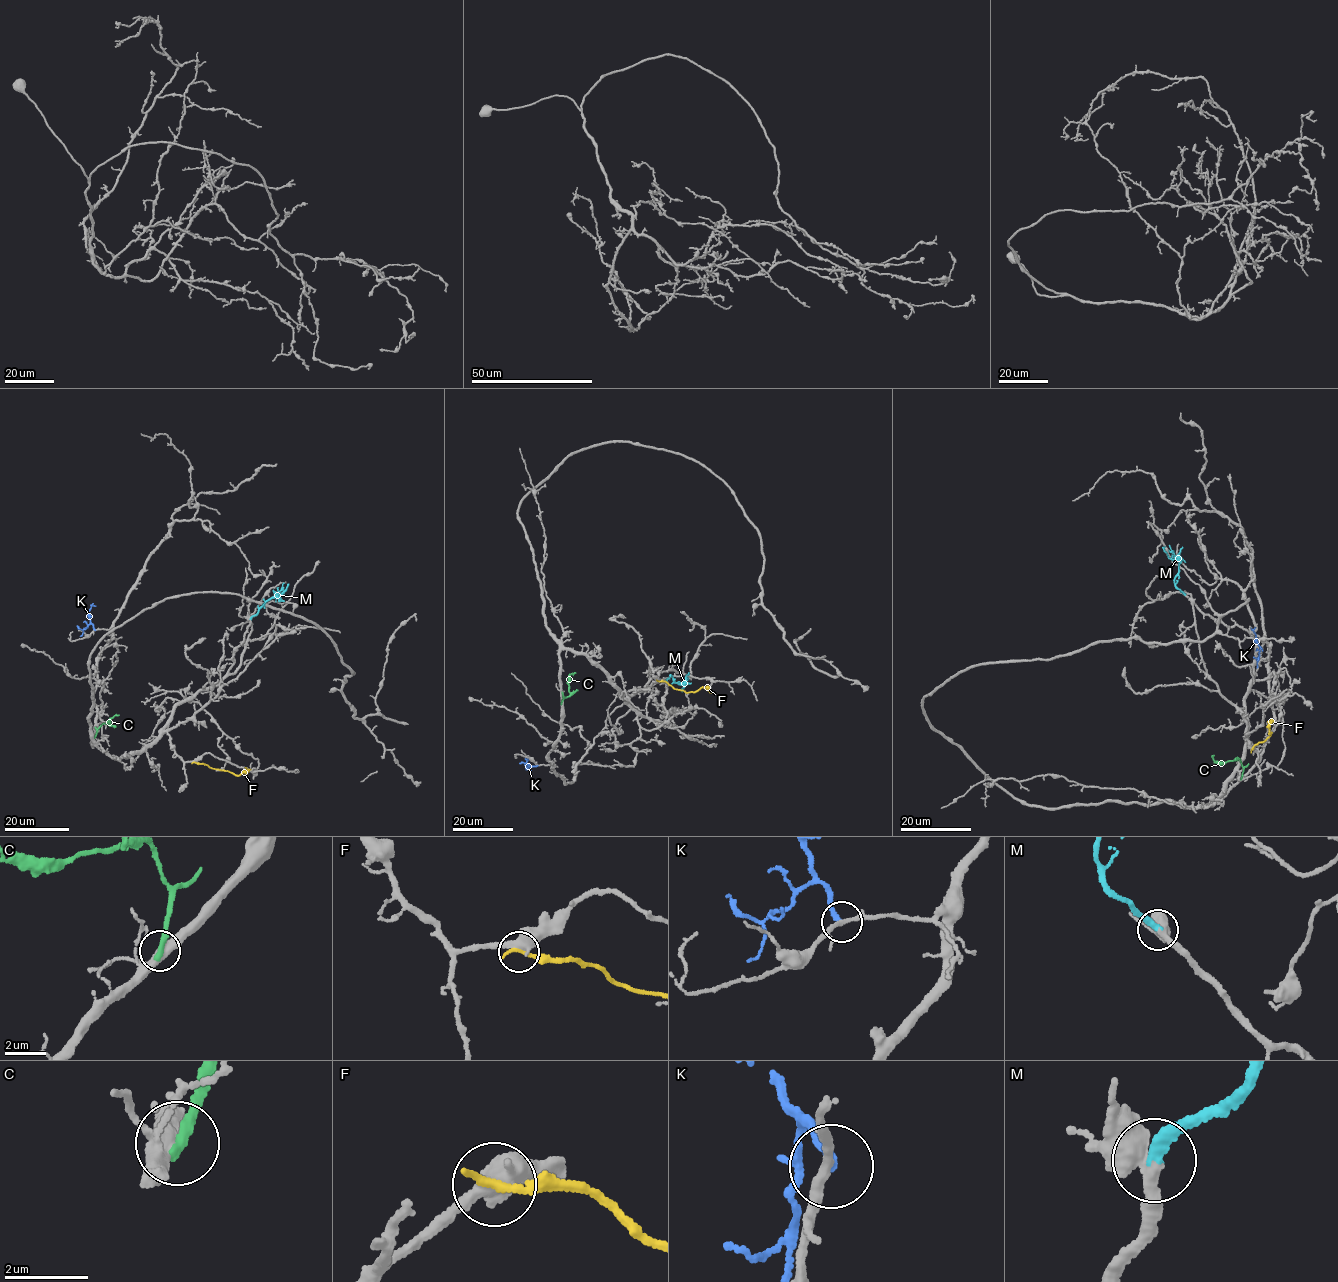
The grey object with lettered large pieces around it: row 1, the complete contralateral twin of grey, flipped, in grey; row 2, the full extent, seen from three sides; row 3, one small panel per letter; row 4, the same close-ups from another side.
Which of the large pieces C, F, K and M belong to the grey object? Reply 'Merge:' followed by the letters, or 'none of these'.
Merge: M

